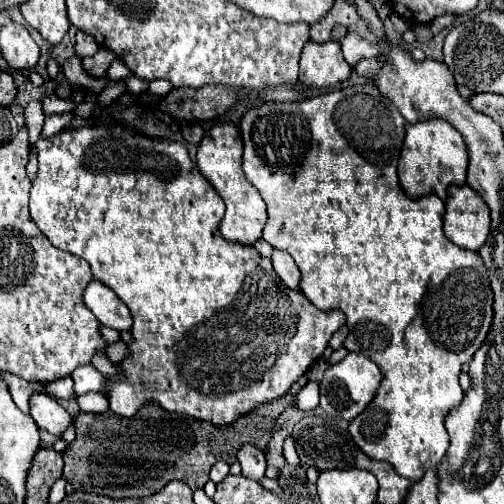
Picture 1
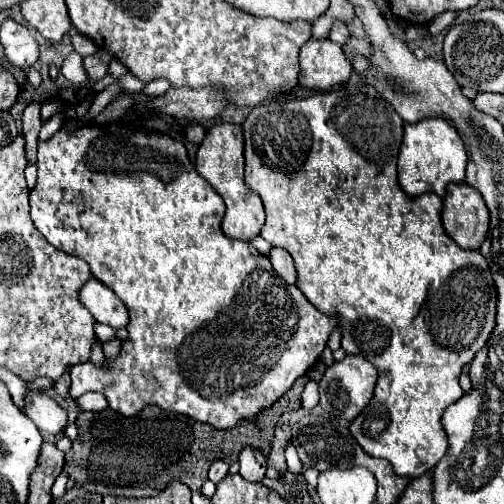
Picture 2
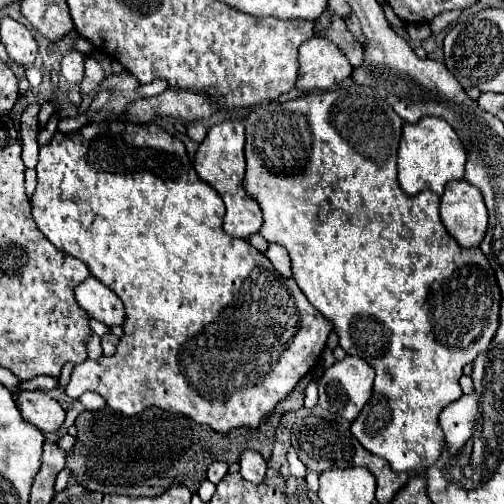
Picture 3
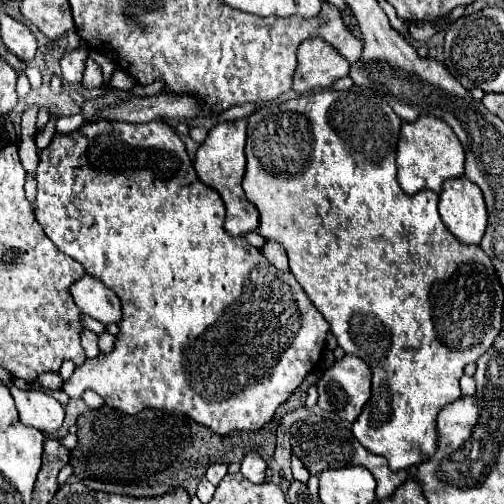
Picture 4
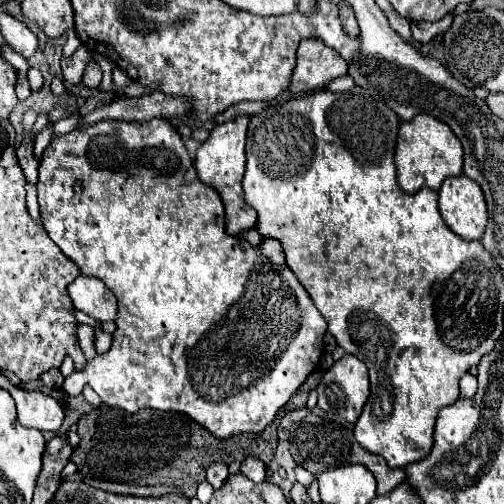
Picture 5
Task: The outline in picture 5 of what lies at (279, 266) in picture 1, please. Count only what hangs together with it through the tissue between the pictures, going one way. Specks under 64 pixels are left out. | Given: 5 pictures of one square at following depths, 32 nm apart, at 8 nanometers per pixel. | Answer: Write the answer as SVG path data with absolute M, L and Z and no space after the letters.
M262 238L262 242L260 242L260 250L262 250L262 254L268 258L268 260L272 260L272 264L286 264L286 260L284 260L284 250L282 250L282 246L280 246L280 242L278 240L274 240L274 238Z

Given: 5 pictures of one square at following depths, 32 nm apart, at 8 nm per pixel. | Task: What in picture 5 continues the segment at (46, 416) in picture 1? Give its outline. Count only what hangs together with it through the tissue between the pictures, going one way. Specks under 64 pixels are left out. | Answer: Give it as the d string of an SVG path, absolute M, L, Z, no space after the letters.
M10 384L10 394L16 400L18 422L28 428L36 428L40 432L50 430L56 432L64 422L64 410L60 408L58 400L42 394L42 392L28 392L24 388Z

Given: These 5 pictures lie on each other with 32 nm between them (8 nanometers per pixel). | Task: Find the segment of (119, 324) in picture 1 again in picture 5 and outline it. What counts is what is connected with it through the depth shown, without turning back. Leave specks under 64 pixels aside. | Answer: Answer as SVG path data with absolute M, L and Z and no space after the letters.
M84 274L76 276L76 280L68 284L68 296L78 310L98 322L116 318L116 298L112 296L112 292L108 292L100 278Z

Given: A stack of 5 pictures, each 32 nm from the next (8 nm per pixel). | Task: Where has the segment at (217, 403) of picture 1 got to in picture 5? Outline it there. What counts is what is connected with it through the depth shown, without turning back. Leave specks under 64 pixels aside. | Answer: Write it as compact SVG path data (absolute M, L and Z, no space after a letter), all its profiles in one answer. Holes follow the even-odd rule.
M152 118L148 122L124 122L124 120L102 120L88 128L76 128L64 136L52 138L44 156L40 160L40 180L38 188L38 204L42 214L42 224L48 236L56 242L56 246L70 258L82 274L100 278L118 298L118 314L116 314L116 332L112 334L112 346L106 354L96 356L86 364L84 370L72 372L62 390L68 396L80 396L84 384L90 384L92 390L102 398L106 406L122 408L126 412L138 412L140 408L156 408L156 410L174 410L188 414L194 422L204 426L216 438L230 438L234 434L262 432L276 416L276 412L296 394L308 374L318 366L322 356L322 338L326 334L326 320L316 310L304 286L300 286L298 278L290 272L288 266L272 264L260 248L250 246L240 236L230 236L224 232L224 206L220 194L198 180L192 160L184 148L184 142L176 128L164 118ZM224 326L242 326L242 330L224 330Z

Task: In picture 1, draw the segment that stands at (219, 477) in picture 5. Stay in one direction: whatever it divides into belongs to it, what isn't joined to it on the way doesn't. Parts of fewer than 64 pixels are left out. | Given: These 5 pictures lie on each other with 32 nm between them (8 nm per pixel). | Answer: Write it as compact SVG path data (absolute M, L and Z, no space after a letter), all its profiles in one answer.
M218 460L212 468L210 468L210 480L212 482L222 482L226 476L228 476L228 470L230 470L230 466L224 462L224 460Z

